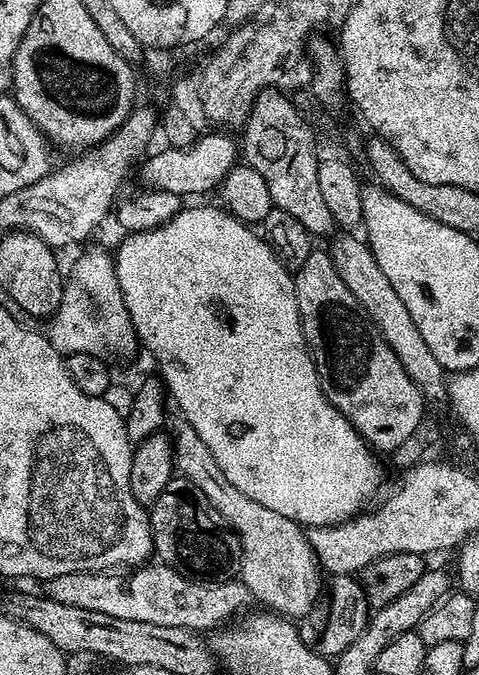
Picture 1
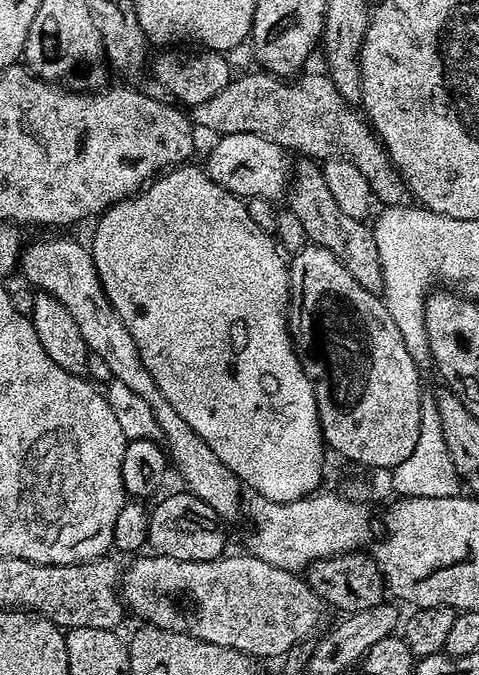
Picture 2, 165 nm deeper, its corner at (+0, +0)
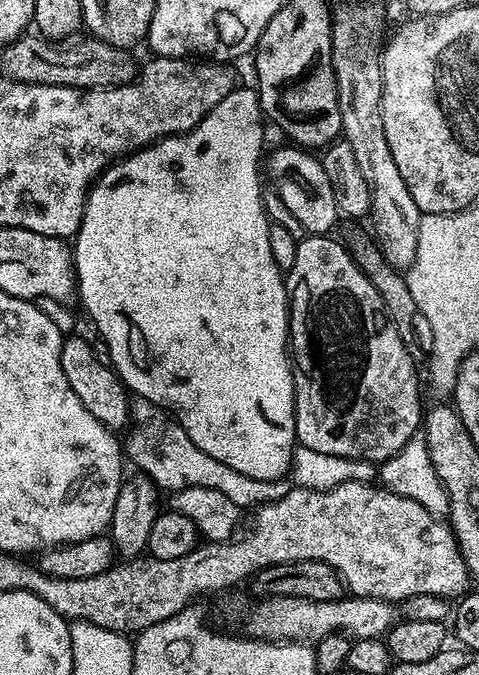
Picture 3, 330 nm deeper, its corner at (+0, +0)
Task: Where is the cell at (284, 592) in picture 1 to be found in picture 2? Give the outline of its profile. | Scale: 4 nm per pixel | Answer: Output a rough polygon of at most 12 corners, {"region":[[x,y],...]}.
{"region":[[36,240],[18,268],[154,410],[183,487],[241,519],[240,480],[146,370],[91,251]]}

